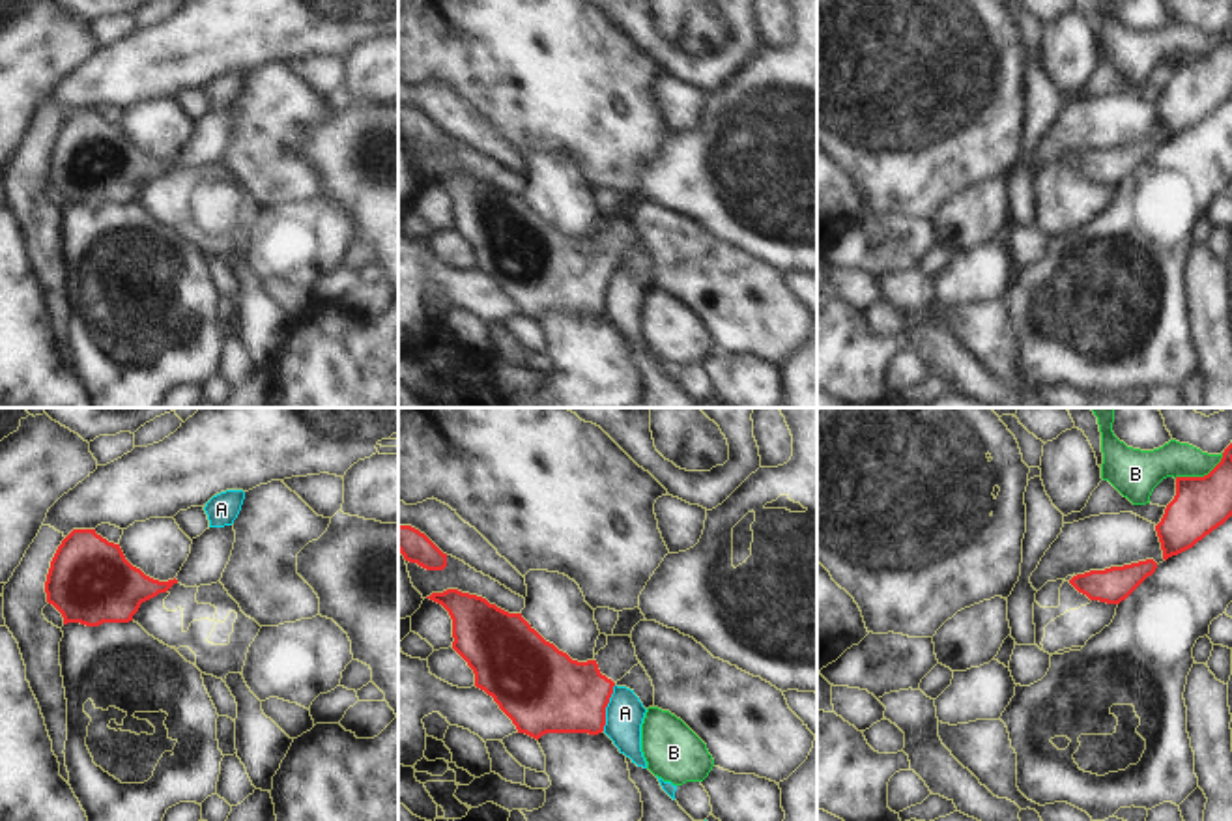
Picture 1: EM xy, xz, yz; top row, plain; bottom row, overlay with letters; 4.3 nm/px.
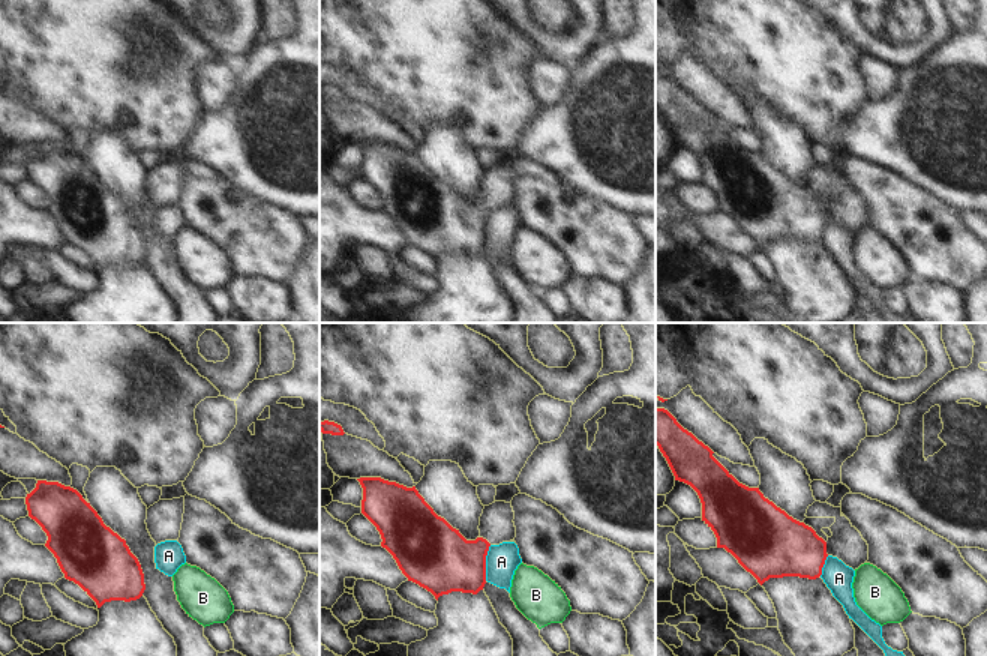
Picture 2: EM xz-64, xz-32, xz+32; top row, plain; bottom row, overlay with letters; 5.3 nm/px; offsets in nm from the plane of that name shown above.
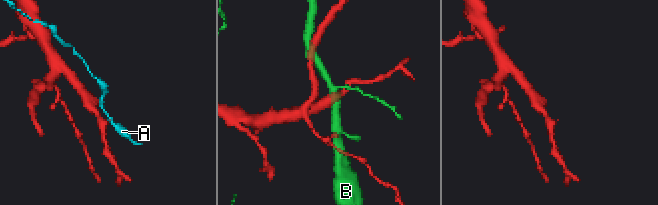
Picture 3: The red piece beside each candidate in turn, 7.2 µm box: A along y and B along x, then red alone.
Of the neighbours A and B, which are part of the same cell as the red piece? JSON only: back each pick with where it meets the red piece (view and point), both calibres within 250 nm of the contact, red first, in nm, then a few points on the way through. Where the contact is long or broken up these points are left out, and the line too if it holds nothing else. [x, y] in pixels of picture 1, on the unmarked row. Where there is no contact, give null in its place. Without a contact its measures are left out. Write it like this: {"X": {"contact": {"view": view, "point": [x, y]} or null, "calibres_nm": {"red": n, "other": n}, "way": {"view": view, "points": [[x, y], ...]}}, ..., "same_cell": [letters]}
{"same_cell": []}

